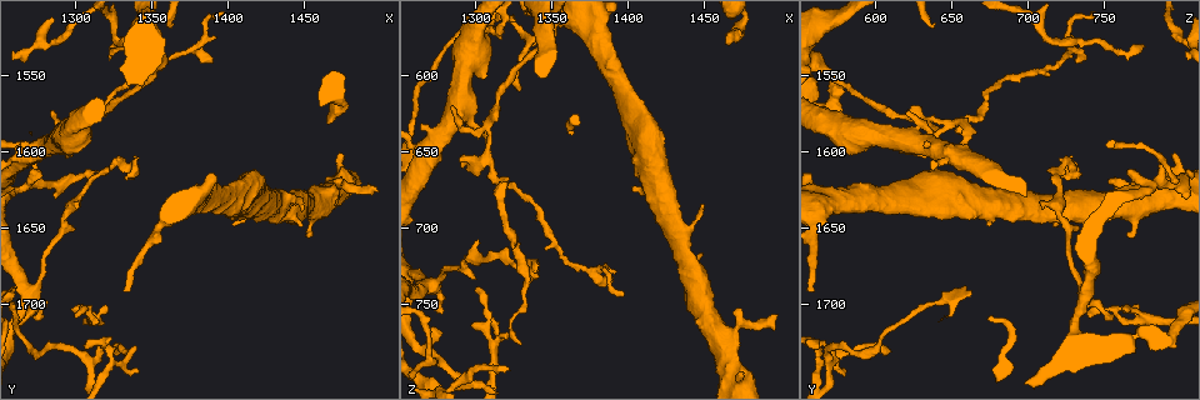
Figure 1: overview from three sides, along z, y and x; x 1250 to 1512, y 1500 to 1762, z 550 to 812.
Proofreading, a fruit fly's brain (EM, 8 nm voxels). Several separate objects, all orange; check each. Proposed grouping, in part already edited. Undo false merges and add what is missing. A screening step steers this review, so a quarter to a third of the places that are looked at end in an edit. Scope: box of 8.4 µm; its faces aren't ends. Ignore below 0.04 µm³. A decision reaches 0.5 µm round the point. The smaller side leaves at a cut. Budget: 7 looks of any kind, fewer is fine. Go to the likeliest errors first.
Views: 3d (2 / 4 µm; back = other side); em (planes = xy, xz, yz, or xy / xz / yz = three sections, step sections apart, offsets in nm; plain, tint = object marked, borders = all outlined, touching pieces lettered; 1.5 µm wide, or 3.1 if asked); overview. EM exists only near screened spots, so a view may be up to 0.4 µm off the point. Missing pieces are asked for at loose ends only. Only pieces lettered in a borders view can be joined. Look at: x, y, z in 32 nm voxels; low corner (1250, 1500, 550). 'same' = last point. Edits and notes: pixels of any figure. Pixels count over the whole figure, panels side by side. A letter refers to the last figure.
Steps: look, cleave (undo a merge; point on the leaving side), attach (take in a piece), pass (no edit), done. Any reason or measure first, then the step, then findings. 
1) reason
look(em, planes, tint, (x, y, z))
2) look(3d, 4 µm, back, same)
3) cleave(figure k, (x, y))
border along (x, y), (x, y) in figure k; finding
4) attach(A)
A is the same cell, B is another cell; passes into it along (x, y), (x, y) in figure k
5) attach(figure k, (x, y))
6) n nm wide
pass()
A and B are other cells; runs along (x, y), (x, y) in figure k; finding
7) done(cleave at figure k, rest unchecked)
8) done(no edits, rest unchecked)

free end
look(em, planes, plain, (1276, 1614, 768))

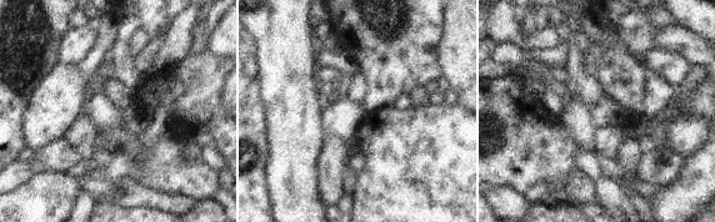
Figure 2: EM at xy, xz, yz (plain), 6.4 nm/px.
look(em, planes, borders, same)

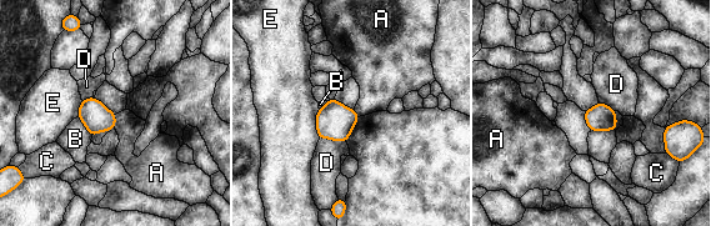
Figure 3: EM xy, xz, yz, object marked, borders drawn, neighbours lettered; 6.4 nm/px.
pass()
A, B, C, D and E are other cells; border along (116, 114), (114, 127) in figure 3; no lettered piece goes on from it

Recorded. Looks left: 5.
look(em, planes, borders, (1316, 1732, 572))

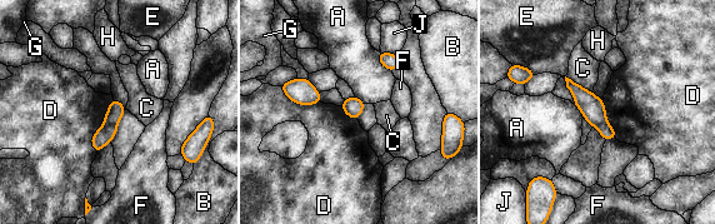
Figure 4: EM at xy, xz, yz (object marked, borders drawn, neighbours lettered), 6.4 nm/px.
cleave(figure 4, (116, 109))
A, B, C, D, E, F, G, H and J are other cells; border along (103, 124), (116, 127) in figure 4; a second cell is stuck on

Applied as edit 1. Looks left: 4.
done(cleave at figure 4, rest unchecked)

